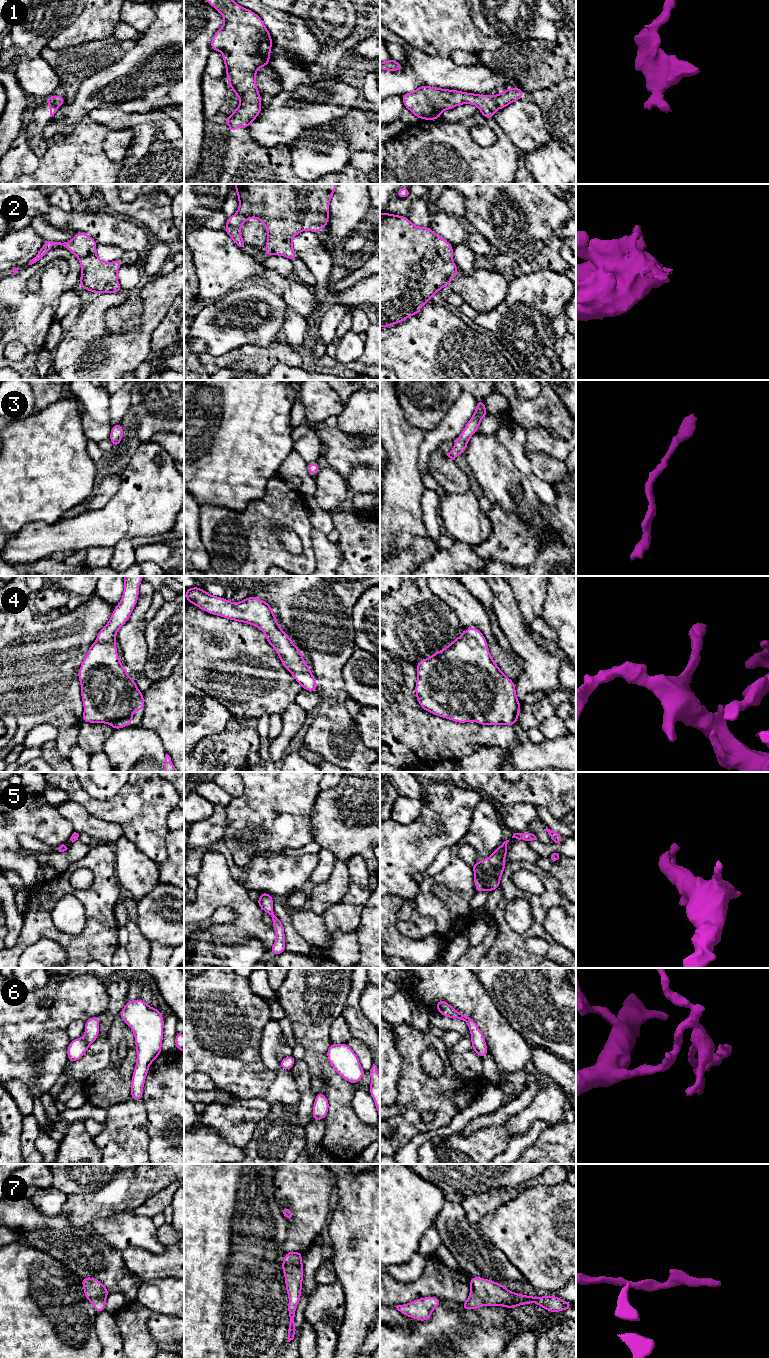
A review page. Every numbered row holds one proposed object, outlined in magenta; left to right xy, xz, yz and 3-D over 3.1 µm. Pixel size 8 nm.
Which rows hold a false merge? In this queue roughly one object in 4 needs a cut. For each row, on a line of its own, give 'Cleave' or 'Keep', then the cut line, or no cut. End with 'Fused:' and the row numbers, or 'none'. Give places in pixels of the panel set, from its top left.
1: Keep. No split
2: Keep. No split
3: Keep. No split
4: Keep. No split
5: Keep. No split
6: Keep. No split
7: Keep. No split
Fused: none

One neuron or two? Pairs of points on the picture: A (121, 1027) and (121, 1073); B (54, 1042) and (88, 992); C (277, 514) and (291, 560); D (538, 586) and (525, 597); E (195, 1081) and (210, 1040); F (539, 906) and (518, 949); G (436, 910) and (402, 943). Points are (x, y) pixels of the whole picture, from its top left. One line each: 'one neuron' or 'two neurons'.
A: one neuron
B: one neuron
C: one neuron
D: one neuron
E: two neurons
F: one neuron
G: two neurons

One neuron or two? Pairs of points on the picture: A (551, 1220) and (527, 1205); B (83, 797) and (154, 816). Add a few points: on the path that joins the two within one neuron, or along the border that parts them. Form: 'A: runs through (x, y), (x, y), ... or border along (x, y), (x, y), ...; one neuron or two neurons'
A: runs through (545, 1220), (542, 1220), (533, 1211); one neuron
B: runs through (101, 809), (108, 812), (136, 812); one neuron

